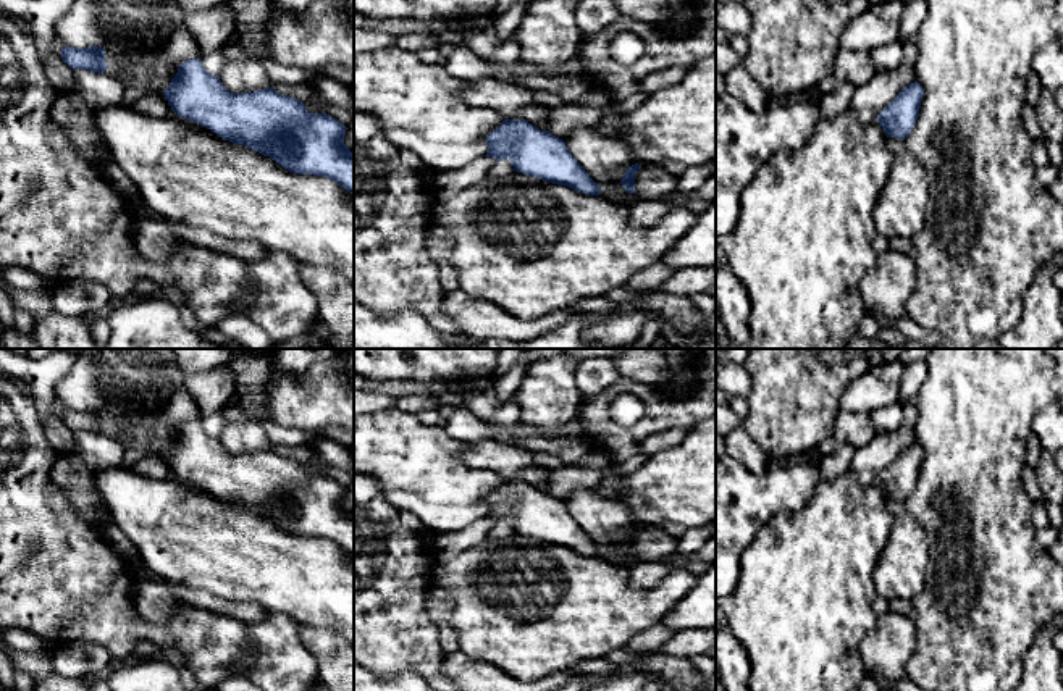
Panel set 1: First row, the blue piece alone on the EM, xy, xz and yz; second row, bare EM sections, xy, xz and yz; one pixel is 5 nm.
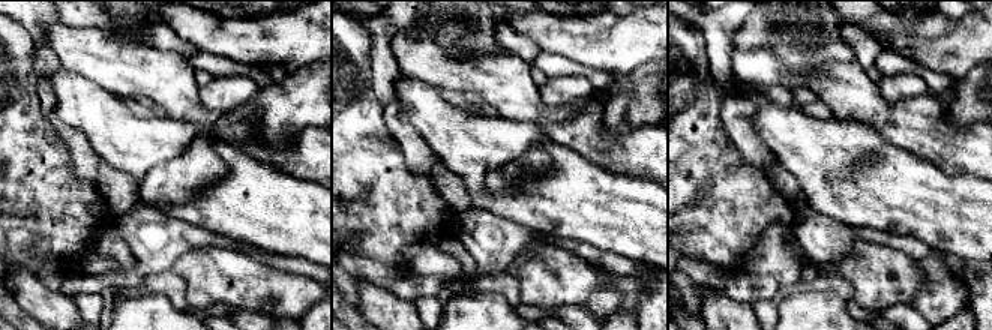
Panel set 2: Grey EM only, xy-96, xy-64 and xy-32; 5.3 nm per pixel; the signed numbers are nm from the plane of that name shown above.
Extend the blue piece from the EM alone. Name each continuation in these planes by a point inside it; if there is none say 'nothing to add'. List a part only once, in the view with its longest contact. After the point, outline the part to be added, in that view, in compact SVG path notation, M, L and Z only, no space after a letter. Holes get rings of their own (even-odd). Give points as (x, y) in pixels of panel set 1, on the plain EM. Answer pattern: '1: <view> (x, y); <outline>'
nothing to add

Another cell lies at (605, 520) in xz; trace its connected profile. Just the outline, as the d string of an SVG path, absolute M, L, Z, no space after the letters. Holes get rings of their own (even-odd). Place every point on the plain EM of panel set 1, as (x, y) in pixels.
M593 488L574 489L564 500L565 509L599 547L601 557L620 568L630 568L637 559L627 554L620 541L635 526L630 507L620 499L607 499Z

